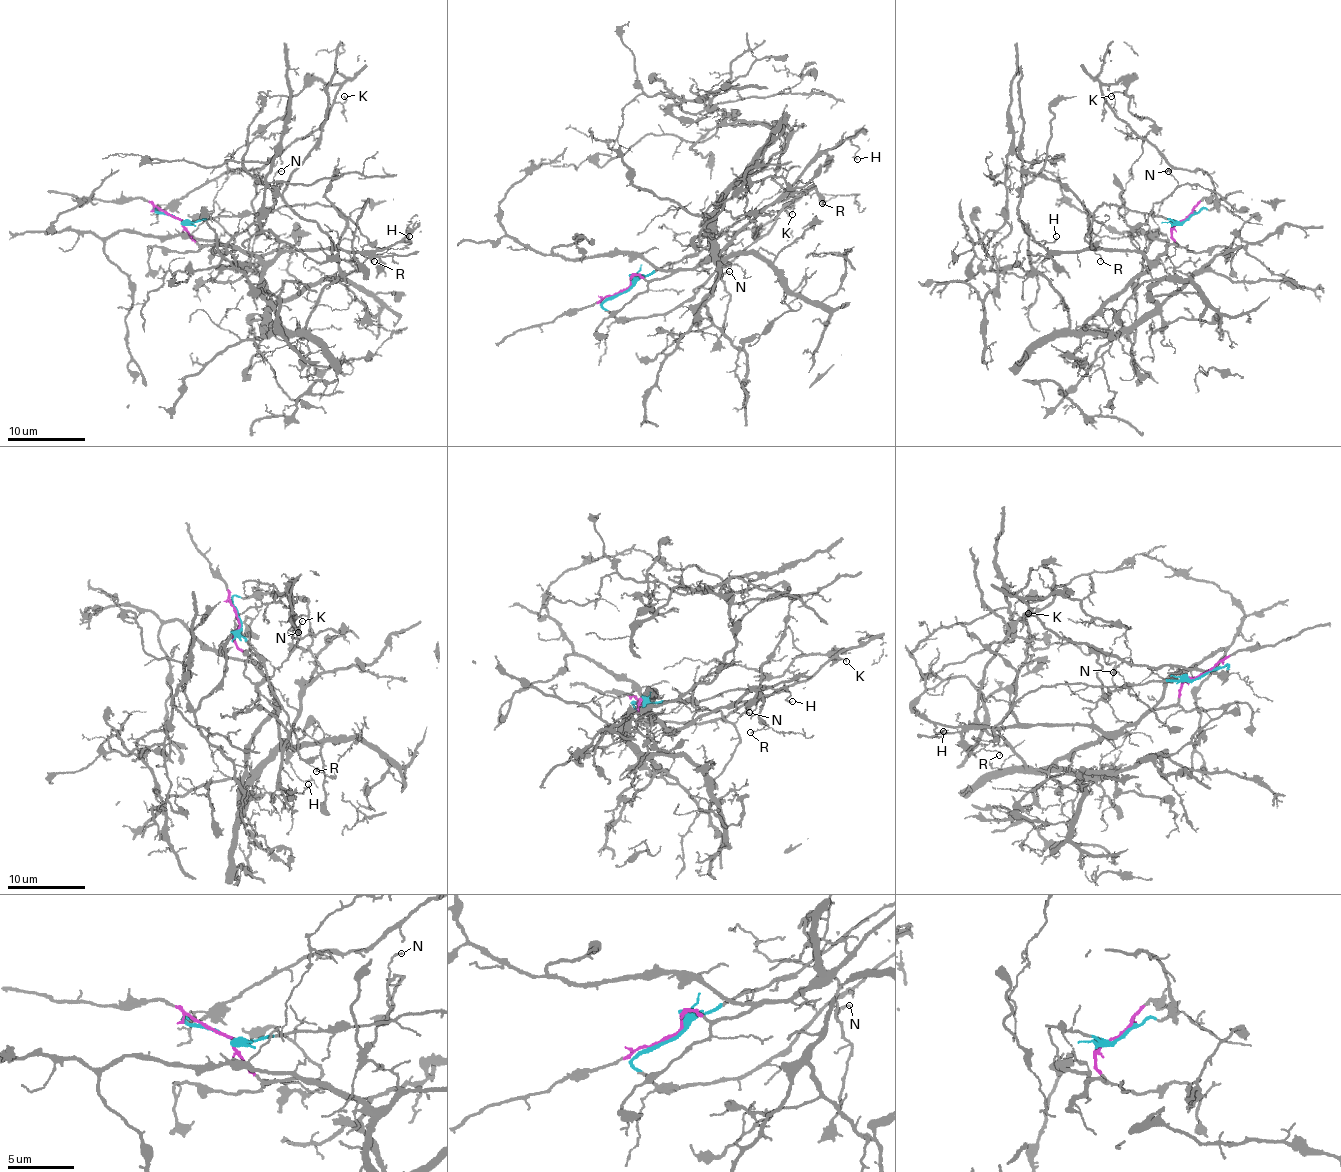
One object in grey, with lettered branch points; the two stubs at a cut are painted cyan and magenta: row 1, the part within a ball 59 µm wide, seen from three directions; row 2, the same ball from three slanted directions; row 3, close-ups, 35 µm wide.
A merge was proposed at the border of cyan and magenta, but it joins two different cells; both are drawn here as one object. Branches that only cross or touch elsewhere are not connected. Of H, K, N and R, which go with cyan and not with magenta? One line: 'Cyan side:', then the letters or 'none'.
Cyan side: K, R

